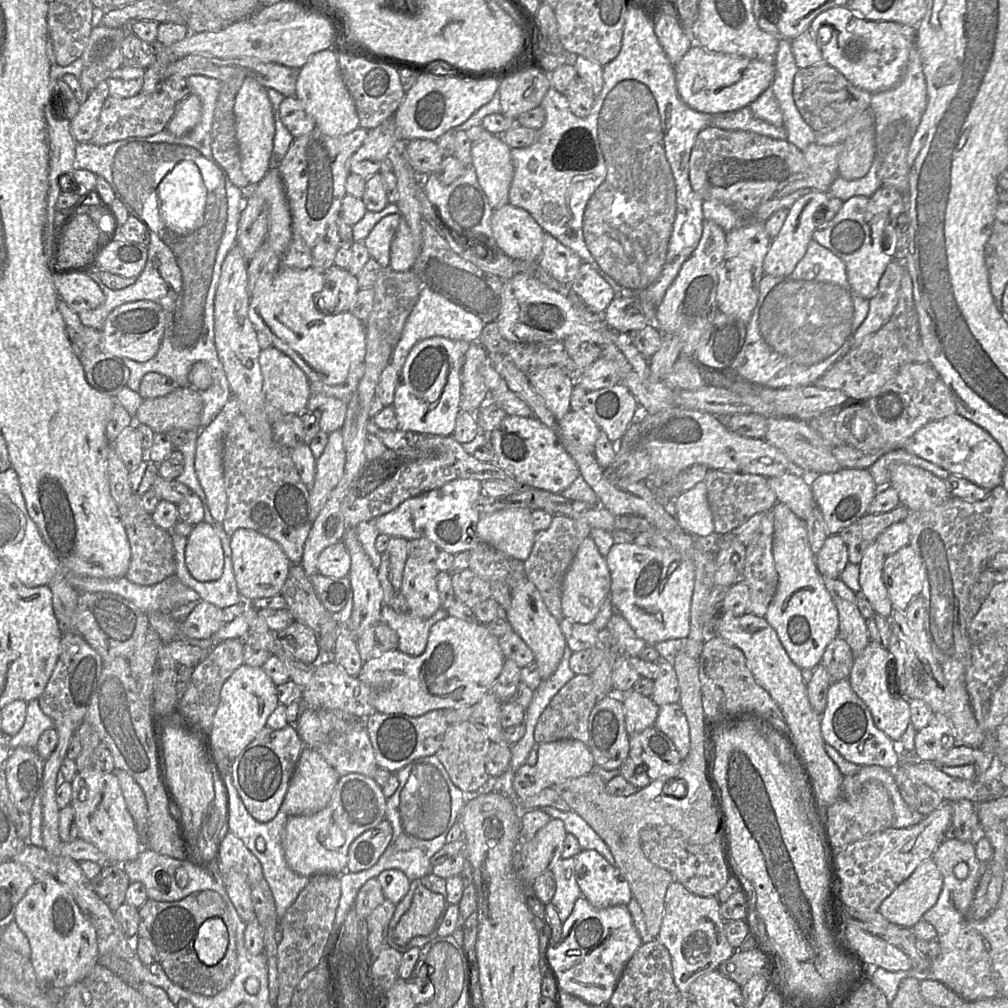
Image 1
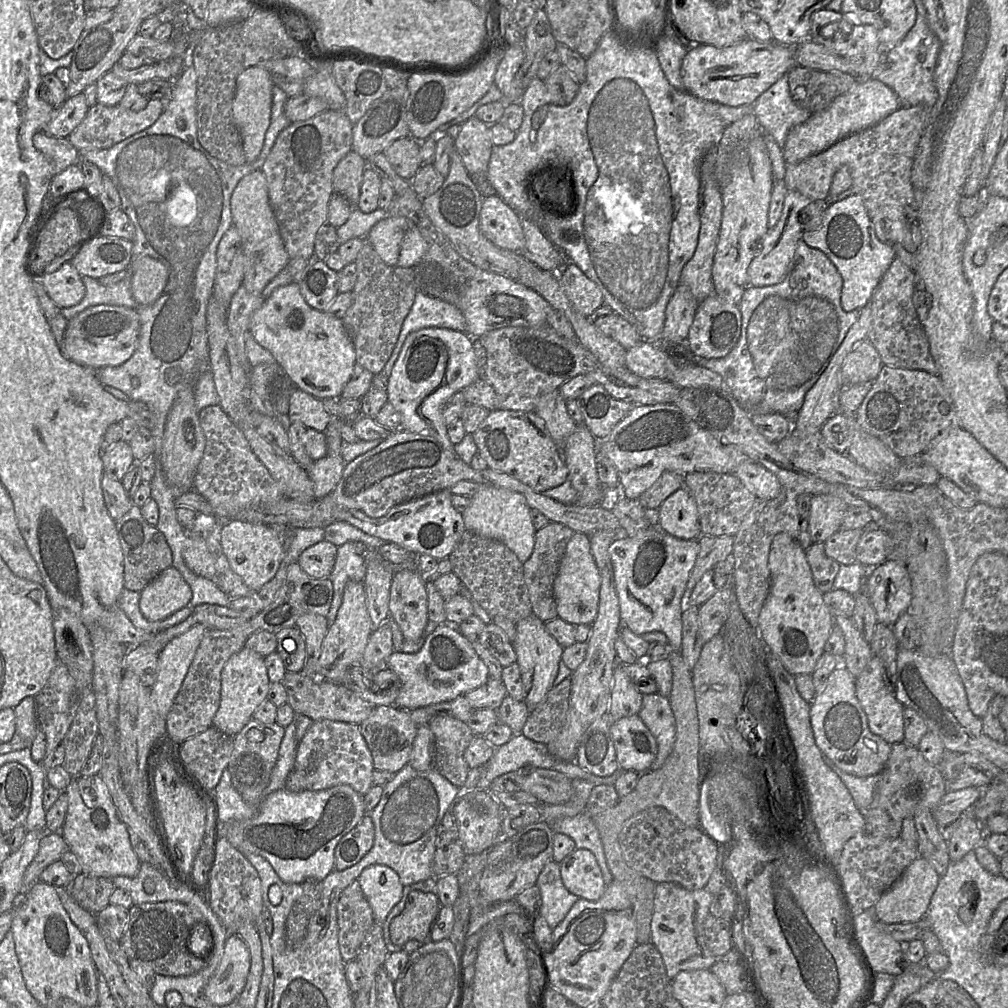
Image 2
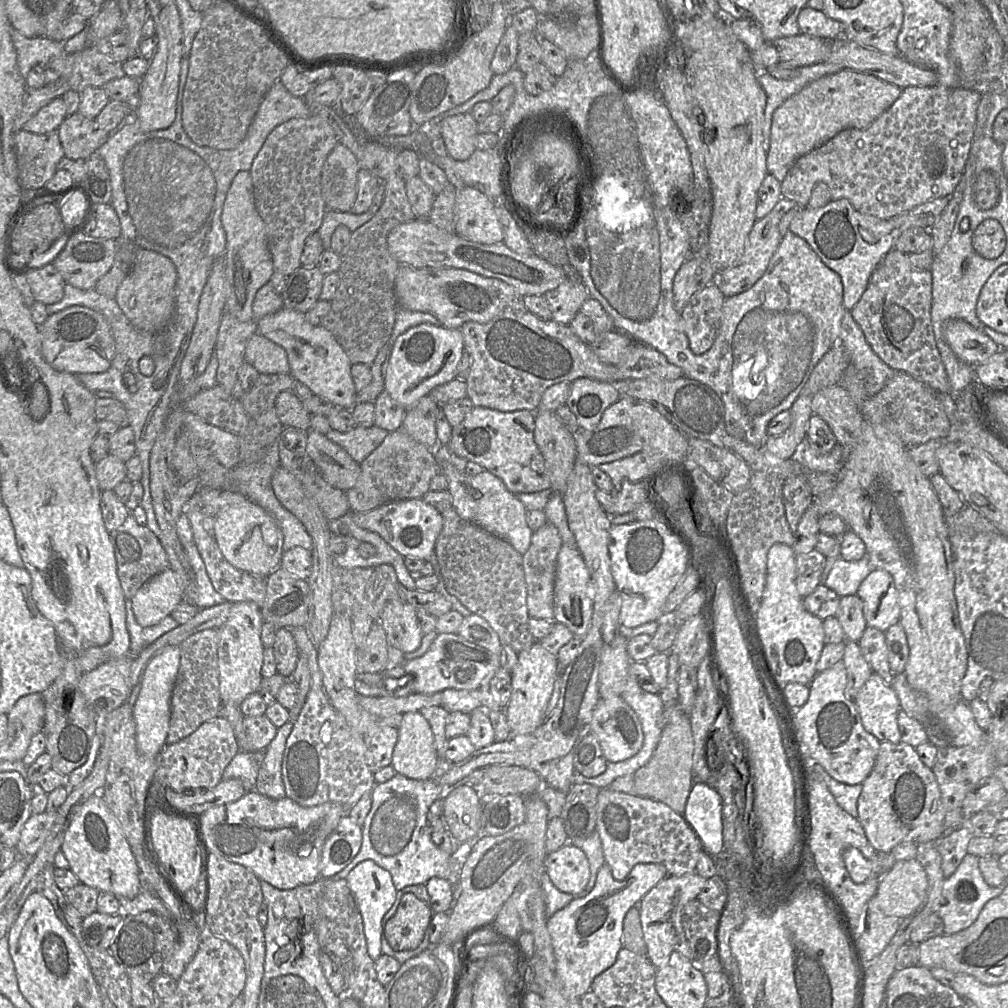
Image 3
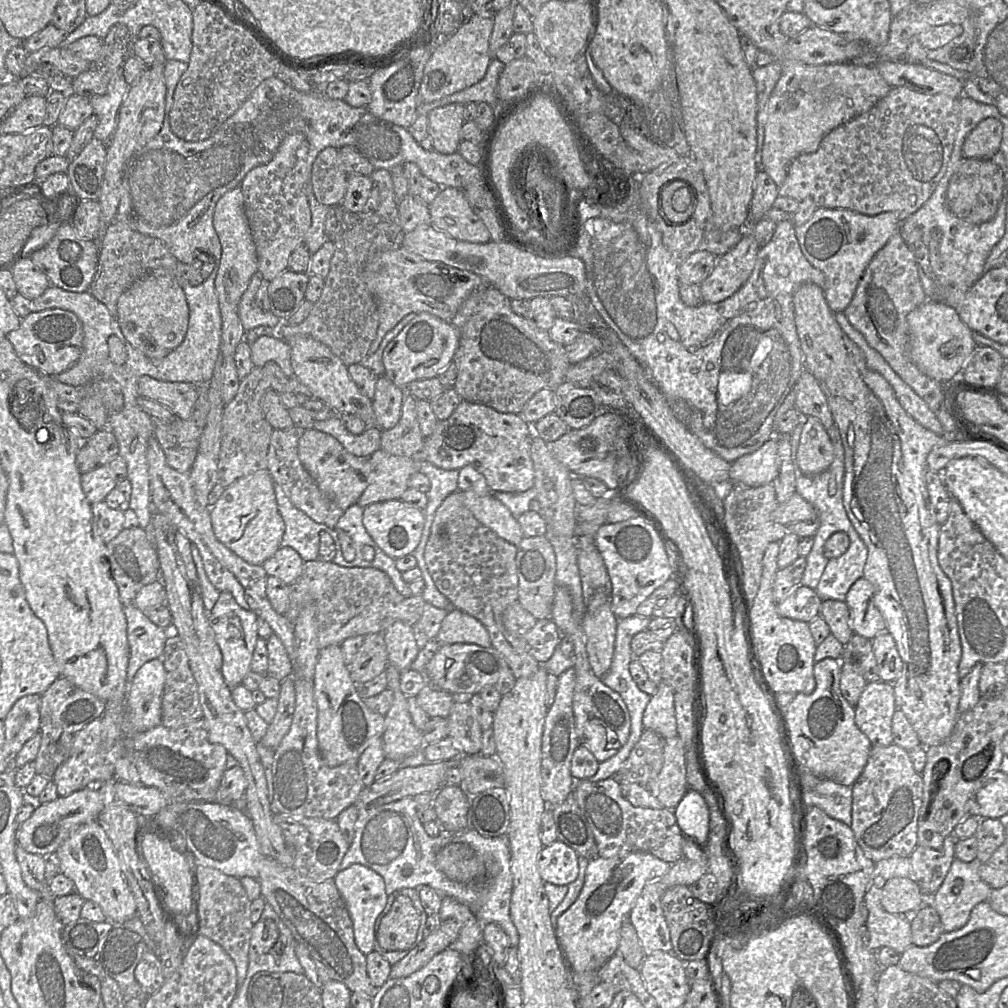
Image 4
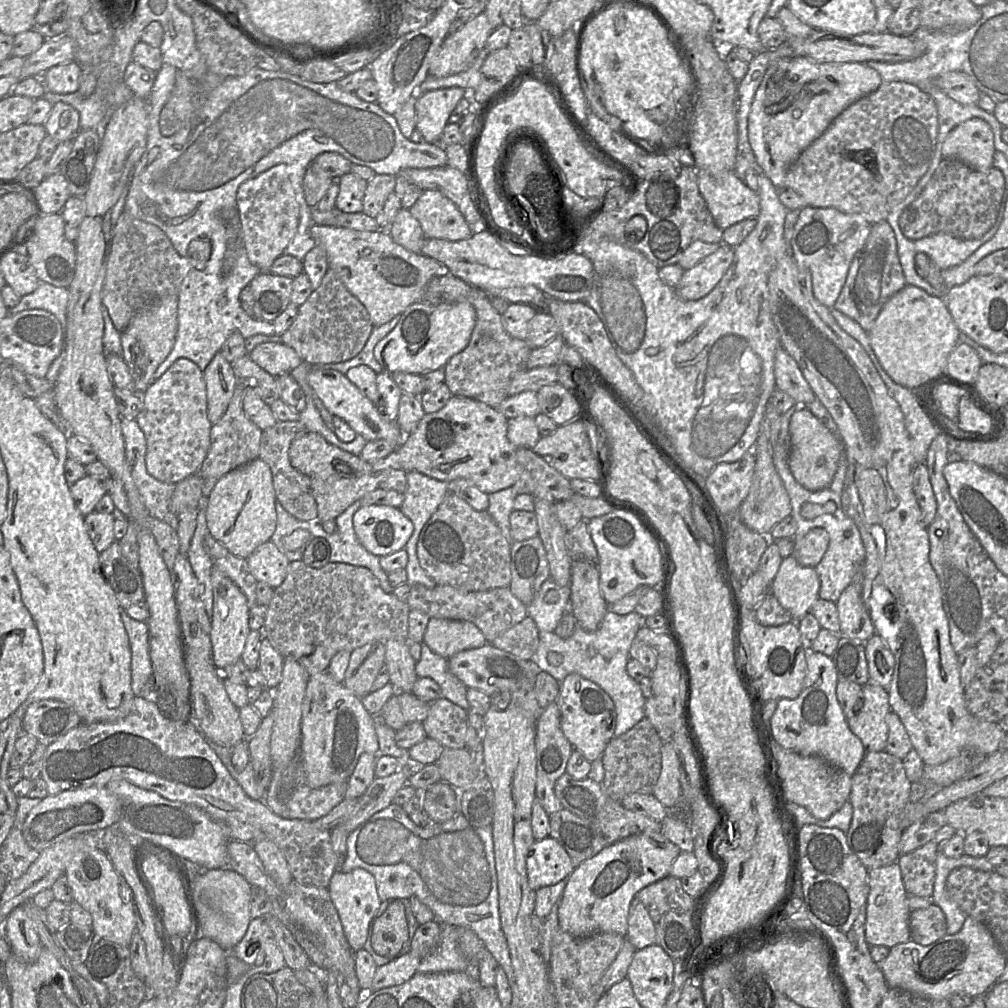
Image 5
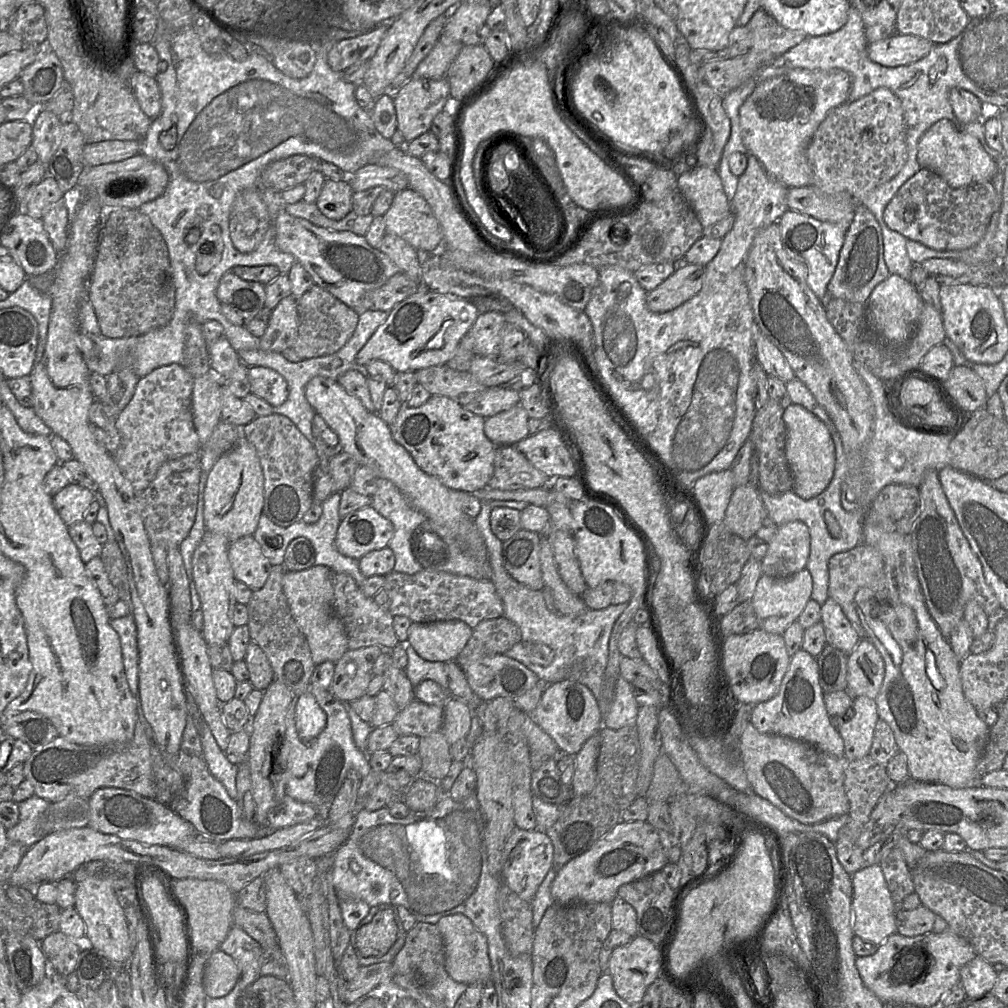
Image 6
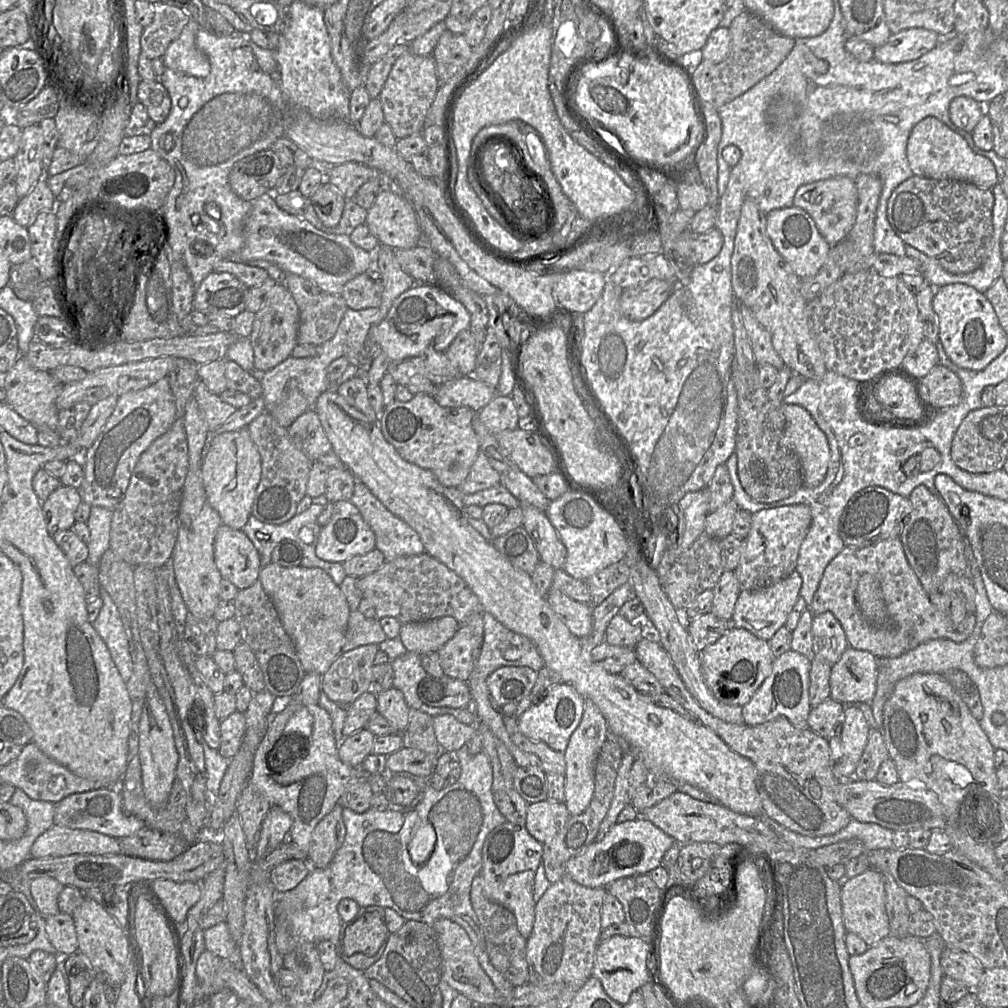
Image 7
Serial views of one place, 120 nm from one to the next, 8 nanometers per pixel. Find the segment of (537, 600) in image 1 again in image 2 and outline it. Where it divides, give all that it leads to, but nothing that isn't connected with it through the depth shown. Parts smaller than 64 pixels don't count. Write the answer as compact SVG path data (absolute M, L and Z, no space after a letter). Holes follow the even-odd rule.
M533 613L516 624L516 638L513 646L526 692L523 701L533 709L547 698L558 674L564 647L547 631L545 622Z

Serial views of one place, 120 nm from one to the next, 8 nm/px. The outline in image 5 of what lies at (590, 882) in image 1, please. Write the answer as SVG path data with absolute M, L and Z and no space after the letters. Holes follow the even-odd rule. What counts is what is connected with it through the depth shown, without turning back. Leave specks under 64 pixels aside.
M548 836L535 840L526 858L529 886L534 890L568 880L575 869L563 846Z

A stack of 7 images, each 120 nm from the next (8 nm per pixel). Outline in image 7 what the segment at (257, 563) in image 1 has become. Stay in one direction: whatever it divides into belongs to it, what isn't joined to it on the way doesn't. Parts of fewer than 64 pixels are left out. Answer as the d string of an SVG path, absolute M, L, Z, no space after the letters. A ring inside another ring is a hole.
M247 427L215 436L202 462L202 479L210 505L218 512L222 524L241 530L252 515L256 488L261 479L261 457Z

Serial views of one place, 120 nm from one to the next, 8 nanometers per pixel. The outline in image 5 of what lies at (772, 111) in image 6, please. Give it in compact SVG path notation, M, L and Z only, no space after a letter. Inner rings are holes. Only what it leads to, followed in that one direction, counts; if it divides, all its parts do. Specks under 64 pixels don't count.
M796 56L773 61L756 91L748 116L749 144L766 177L777 189L784 189L788 169L800 153L817 140L847 107L875 92L882 84L879 73L867 64L819 63Z

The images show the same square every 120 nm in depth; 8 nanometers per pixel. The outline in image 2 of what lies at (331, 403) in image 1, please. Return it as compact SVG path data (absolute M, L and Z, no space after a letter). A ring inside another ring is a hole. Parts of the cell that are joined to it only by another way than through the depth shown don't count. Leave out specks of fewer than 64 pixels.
M295 389L291 394L287 415L291 423L300 422L306 428L320 432L325 432L334 419L326 411L321 399L300 389Z

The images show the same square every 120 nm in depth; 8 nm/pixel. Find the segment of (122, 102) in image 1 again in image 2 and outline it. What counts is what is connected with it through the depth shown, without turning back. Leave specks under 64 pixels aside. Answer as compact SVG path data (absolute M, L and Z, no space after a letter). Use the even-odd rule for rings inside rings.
M150 99L143 110L132 111L119 105L105 106L97 103L90 107L83 121L67 137L79 151L108 149L113 145L152 126L165 110L165 100Z

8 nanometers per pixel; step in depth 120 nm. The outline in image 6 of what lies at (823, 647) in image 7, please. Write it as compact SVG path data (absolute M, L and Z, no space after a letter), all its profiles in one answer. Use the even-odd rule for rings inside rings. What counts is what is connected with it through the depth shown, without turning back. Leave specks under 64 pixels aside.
M829 598L821 606L821 623L826 643L850 654L861 639L859 633L845 616L840 605Z

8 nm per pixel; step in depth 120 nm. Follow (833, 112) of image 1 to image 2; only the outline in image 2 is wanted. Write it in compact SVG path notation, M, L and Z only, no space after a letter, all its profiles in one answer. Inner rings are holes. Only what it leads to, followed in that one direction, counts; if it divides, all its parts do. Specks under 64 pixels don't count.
M795 66L788 72L790 96L798 107L810 112L809 117L826 109L857 82L856 78L839 71Z

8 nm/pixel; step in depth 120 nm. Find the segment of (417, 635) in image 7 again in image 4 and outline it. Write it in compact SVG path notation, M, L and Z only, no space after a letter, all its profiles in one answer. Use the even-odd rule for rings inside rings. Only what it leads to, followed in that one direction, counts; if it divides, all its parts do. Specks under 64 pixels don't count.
M453 608L441 622L435 639L442 644L474 643L482 647L492 646L488 630L481 621L467 612Z

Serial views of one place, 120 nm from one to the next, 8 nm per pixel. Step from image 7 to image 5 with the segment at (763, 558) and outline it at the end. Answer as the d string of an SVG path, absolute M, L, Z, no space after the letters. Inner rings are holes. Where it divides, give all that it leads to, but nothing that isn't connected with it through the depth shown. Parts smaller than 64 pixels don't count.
M813 528L802 538L794 538L793 556L800 565L815 568L829 545L829 534L823 528Z

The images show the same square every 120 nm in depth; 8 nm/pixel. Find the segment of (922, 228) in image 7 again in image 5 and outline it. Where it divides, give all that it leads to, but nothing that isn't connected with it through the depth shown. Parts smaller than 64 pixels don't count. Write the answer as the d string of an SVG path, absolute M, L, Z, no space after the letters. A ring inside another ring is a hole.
M943 159L933 171L919 196L900 214L903 235L911 241L945 233L973 240L982 237L995 223L1005 190L1002 172L992 167L985 172L972 169L956 159Z

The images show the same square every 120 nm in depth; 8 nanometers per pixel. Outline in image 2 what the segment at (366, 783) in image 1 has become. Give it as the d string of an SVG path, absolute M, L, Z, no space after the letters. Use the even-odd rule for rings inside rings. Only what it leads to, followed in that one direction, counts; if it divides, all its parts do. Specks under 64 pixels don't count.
M347 784L319 791L291 792L286 788L281 788L264 797L257 813L252 818L216 824L213 834L217 842L221 837L225 837L244 855L252 853L265 858L285 883L322 881L335 869L334 851L338 842L366 814L363 795Z

